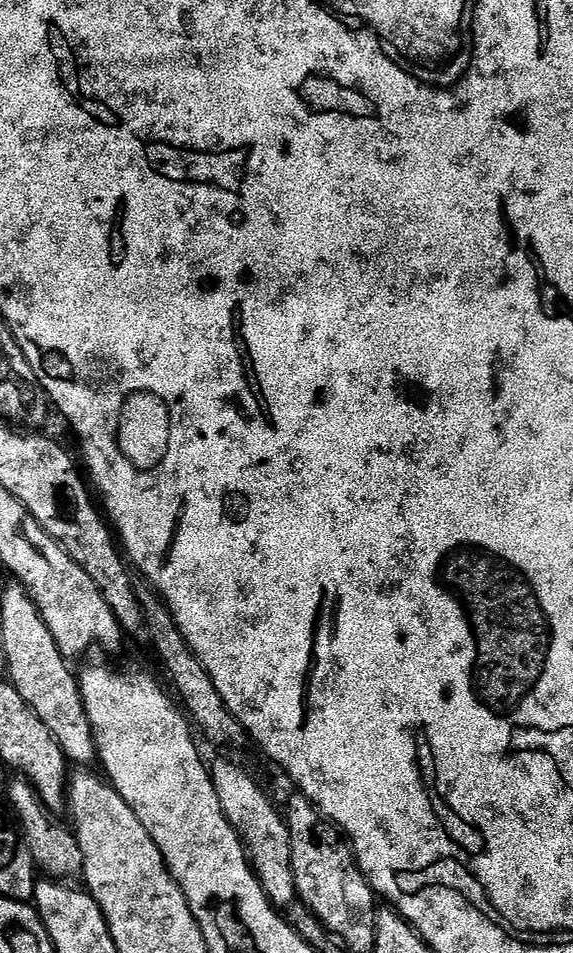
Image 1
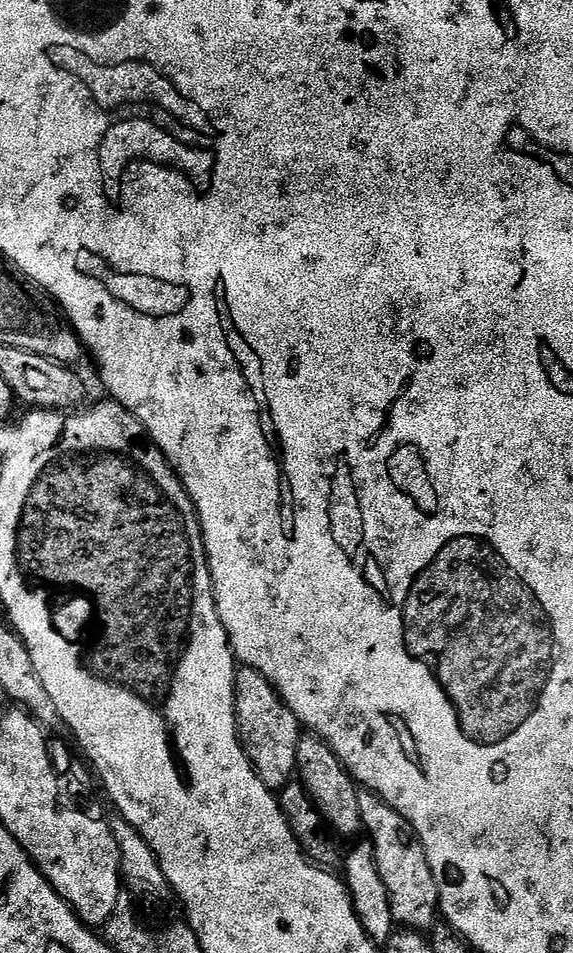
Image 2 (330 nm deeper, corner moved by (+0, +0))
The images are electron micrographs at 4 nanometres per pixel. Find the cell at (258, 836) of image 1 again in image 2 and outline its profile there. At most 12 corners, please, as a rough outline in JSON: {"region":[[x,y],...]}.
{"region":[[258,670],[236,674],[236,727],[258,778],[293,783],[302,725]]}

